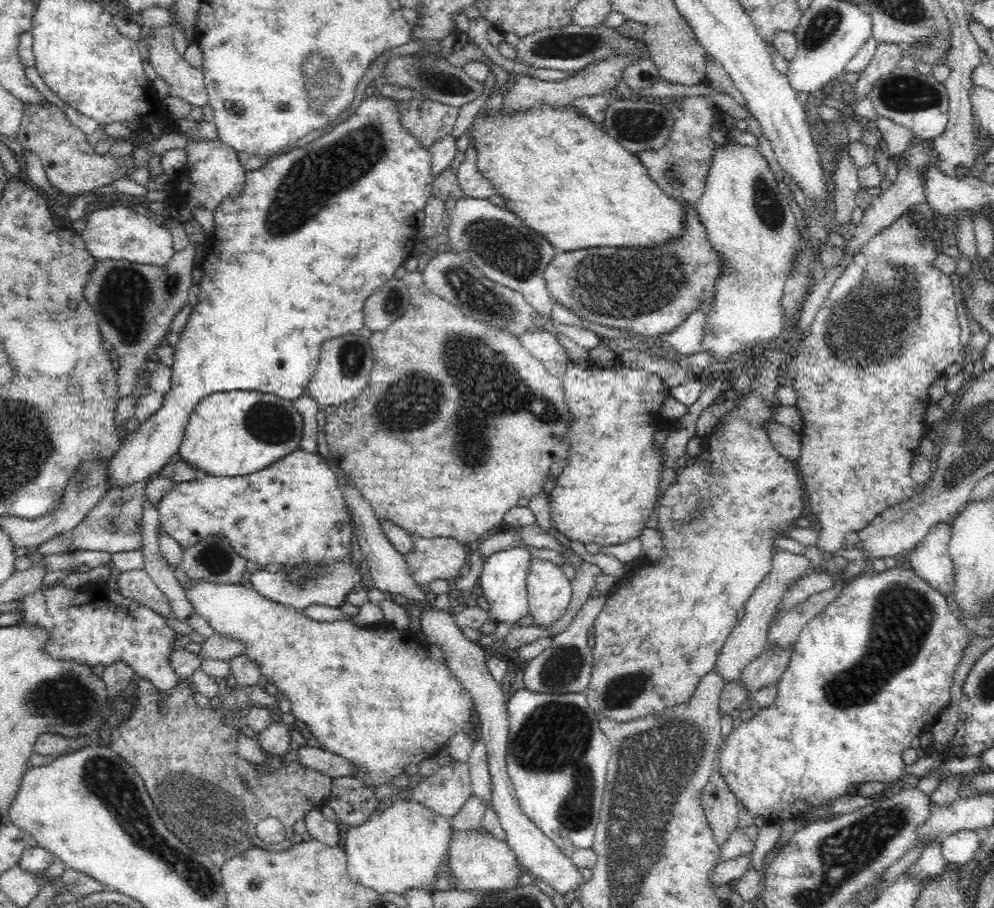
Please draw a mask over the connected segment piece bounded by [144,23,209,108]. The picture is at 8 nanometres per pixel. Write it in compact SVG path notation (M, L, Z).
M173 23L152 28L151 34L144 38L148 49L148 61L156 74L173 86L174 90L170 90L171 96L182 99L192 107L202 108L209 104L202 71L189 66L185 59L180 57L174 45L175 30Z

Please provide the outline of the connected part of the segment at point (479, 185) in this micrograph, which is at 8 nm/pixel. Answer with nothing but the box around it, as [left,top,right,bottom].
[457,147,496,199]

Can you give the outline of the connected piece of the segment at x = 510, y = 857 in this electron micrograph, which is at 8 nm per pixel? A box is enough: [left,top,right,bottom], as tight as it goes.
[450,830,522,892]

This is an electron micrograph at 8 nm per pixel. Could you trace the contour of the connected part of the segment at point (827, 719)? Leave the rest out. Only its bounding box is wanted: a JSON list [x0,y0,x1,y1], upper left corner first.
[720,565,971,820]

